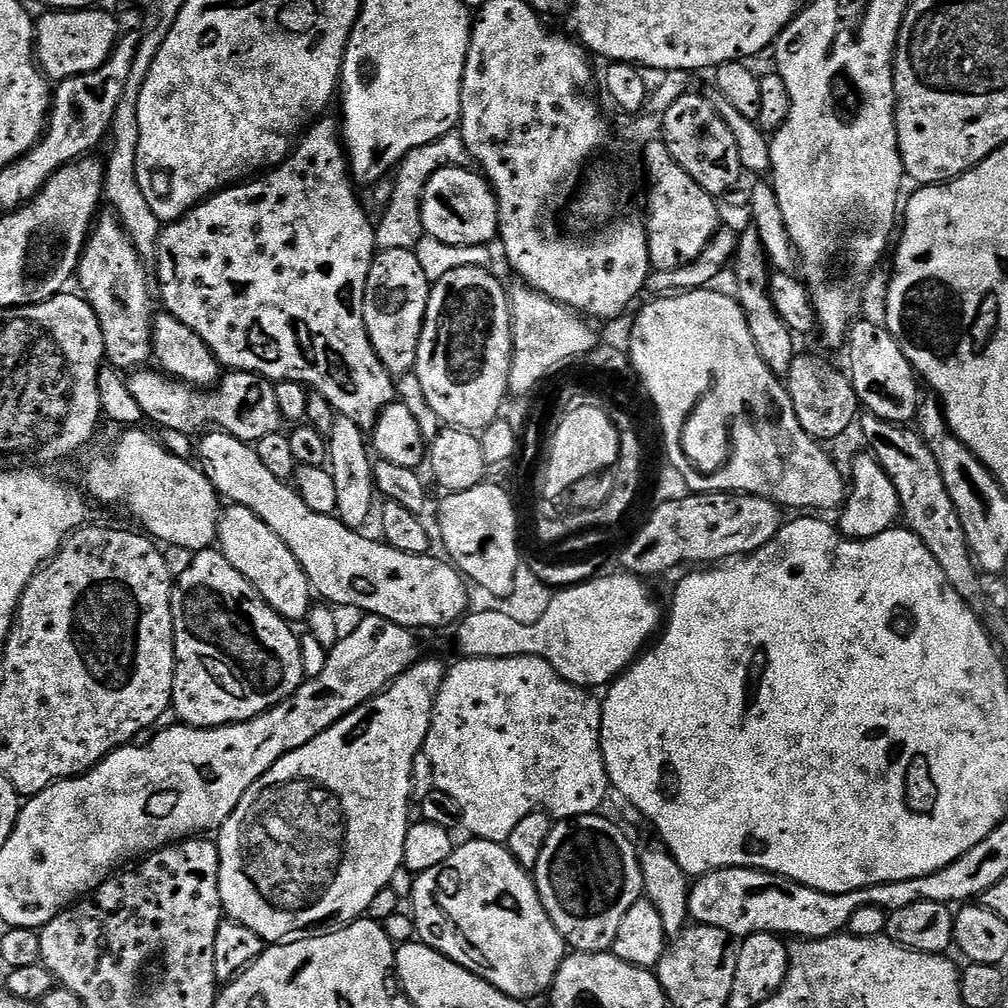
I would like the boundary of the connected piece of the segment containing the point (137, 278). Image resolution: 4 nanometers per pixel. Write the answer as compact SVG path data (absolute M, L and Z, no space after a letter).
M101 215L88 237L84 253L80 255L78 284L80 280L79 291L100 323L107 363L112 363L116 368L132 370L147 365L144 363L151 361L154 356L154 311L152 296L148 293L148 272L144 265L140 252L118 223L117 217Z

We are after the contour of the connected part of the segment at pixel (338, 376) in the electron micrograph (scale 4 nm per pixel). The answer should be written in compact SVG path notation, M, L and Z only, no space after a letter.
M321 118L311 125L300 137L292 155L284 163L276 165L259 178L252 178L247 182L212 193L207 200L187 212L180 220L171 221L160 233L154 264L157 274L160 275L160 296L168 307L165 308L167 315L178 318L182 326L190 326L190 330L194 330L194 334L198 334L198 338L206 342L206 346L215 354L216 361L221 366L238 372L252 372L273 382L292 381L303 384L313 392L320 392L336 414L354 422L368 434L375 428L382 410L397 399L398 388L392 375L382 366L368 337L364 321L366 282L370 278L372 263L375 262L378 251L376 224L368 217L367 210L360 205L360 200L356 197L358 188L348 166L346 149L342 143L341 125L328 119Z

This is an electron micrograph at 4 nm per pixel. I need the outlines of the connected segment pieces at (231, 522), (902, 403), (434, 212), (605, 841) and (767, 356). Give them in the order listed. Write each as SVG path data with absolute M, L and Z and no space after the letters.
M229 505L223 509L220 517L219 551L224 553L226 562L238 570L262 594L262 598L275 610L283 620L289 622L307 621L314 605L312 584L306 578L302 566L298 566L298 558L290 554L286 542L245 507Z
M857 319L846 337L846 344L849 344L848 360L852 363L850 379L860 399L861 409L867 415L876 416L886 423L911 425L922 403L921 381L906 354L902 354L902 346L894 334L890 334L887 326L864 319Z
M471 167L443 168L426 182L422 222L425 233L446 242L446 246L491 245L500 230L500 211L491 186L479 171Z
M601 814L553 823L534 871L542 906L565 945L577 952L607 952L630 906L644 896L638 848Z
M755 230L739 233L740 241L736 247L736 284L740 287L738 299L740 309L746 314L746 322L750 326L750 334L754 338L754 346L758 346L758 354L762 354L762 362L766 362L768 369L781 378L787 377L794 358L798 355L797 337L782 322L778 310L772 301L772 294L768 289L770 279L770 265L768 255L764 252L762 242Z

